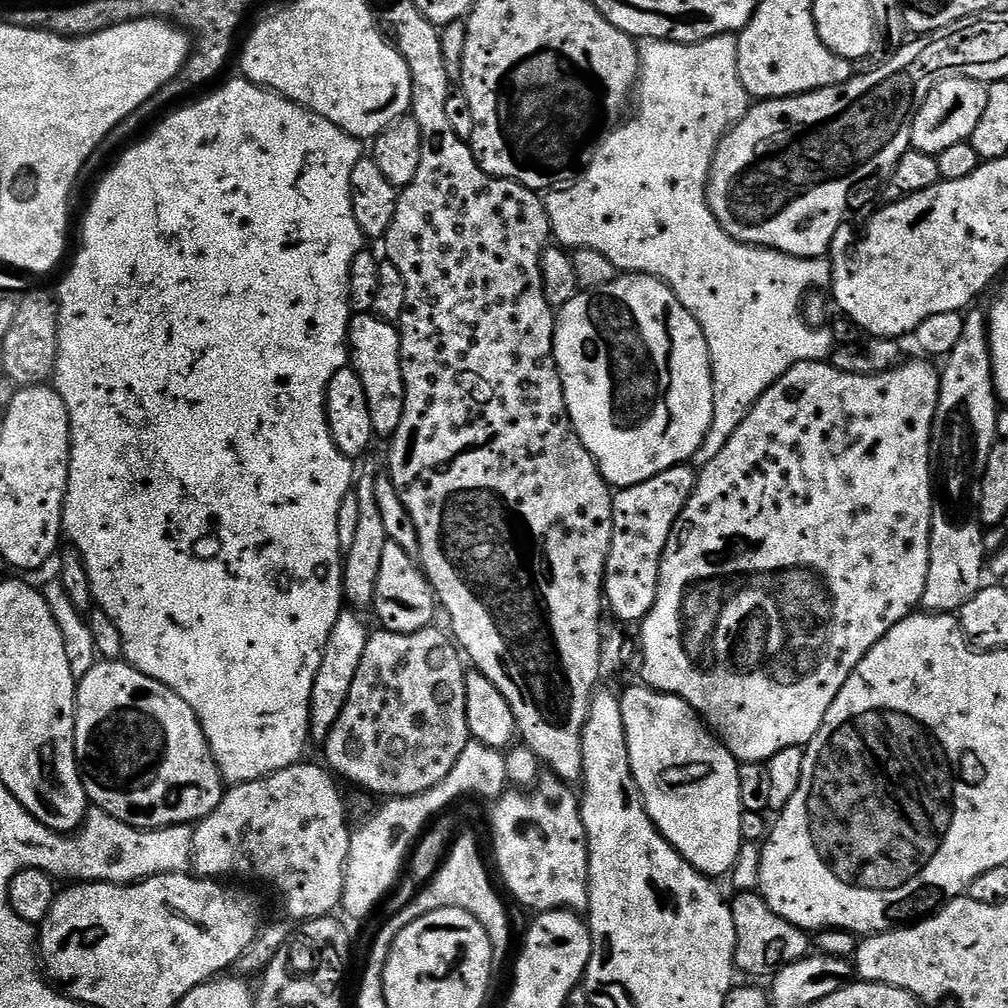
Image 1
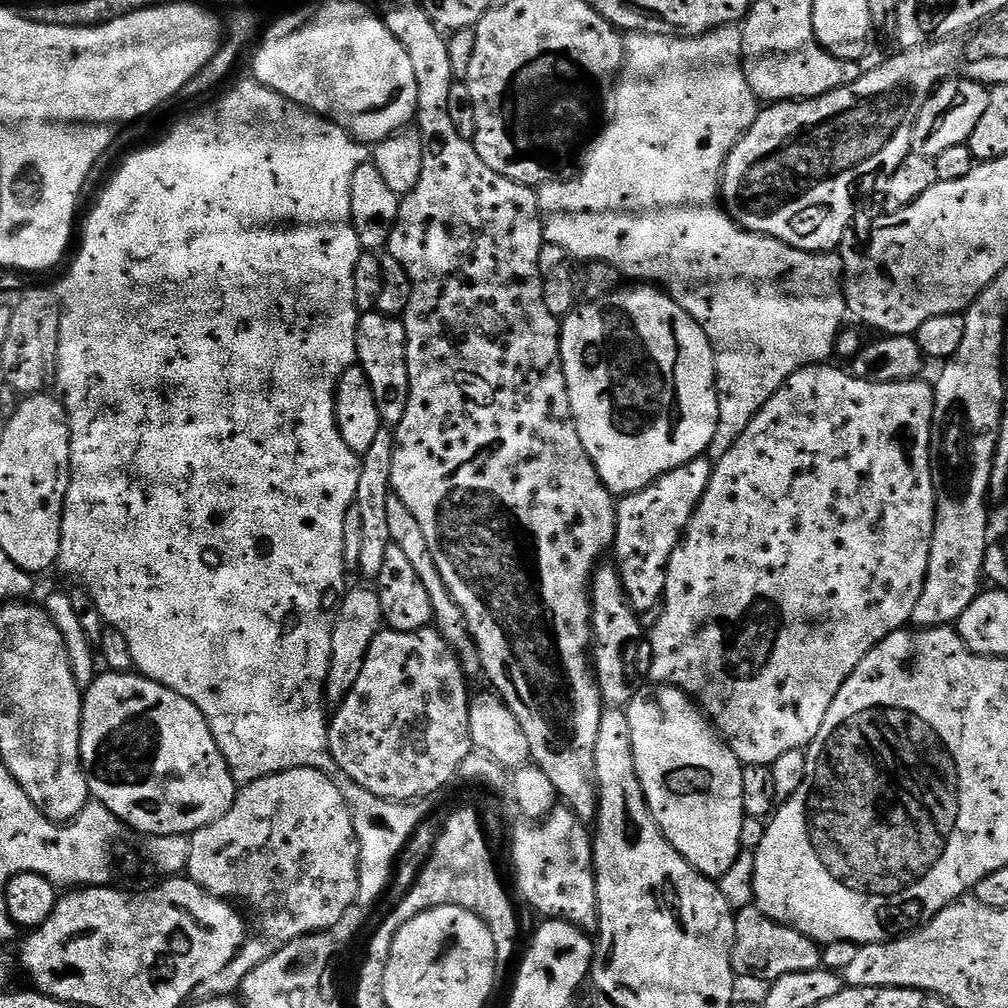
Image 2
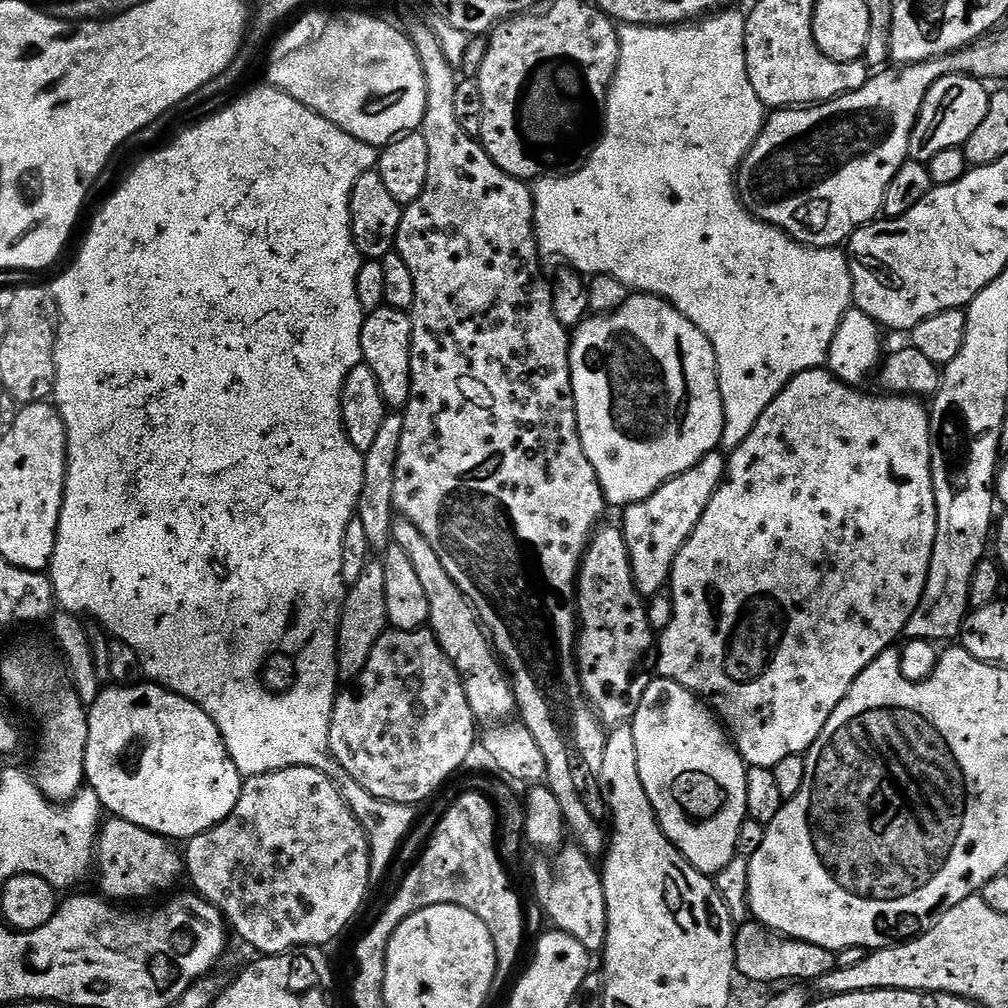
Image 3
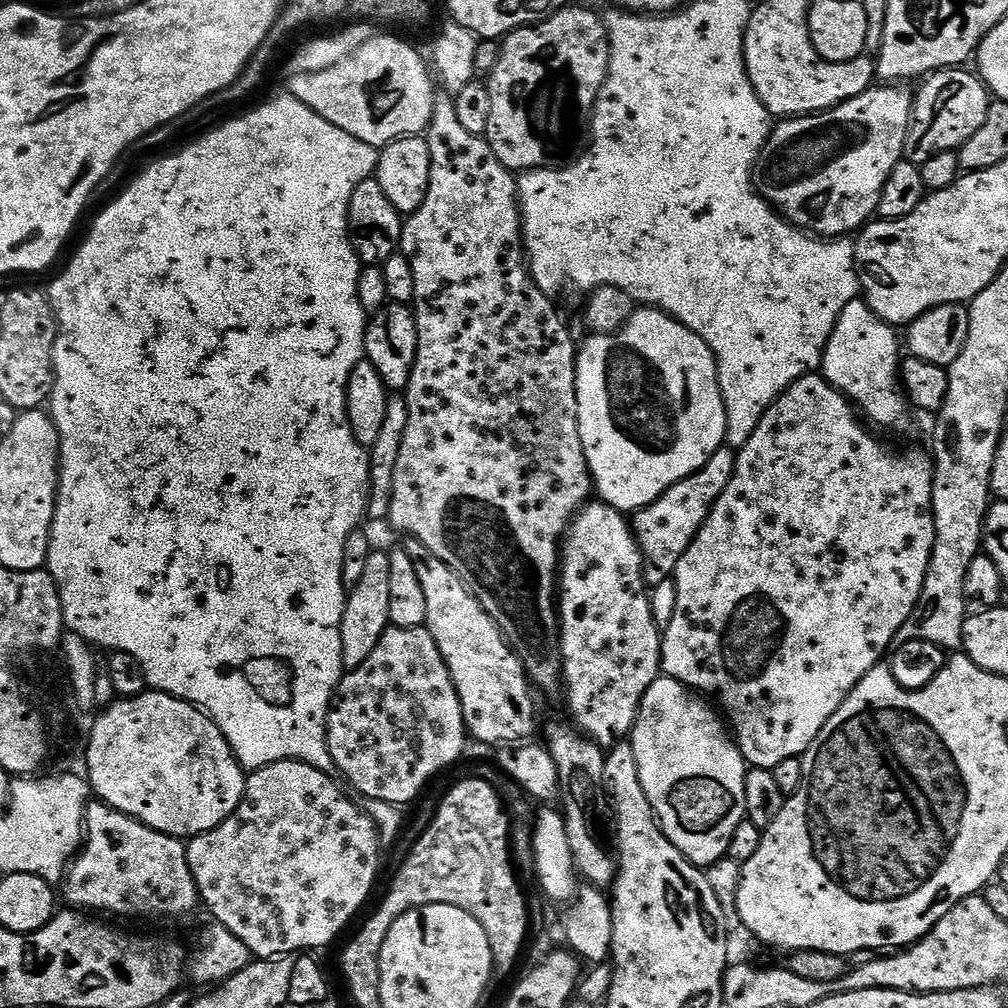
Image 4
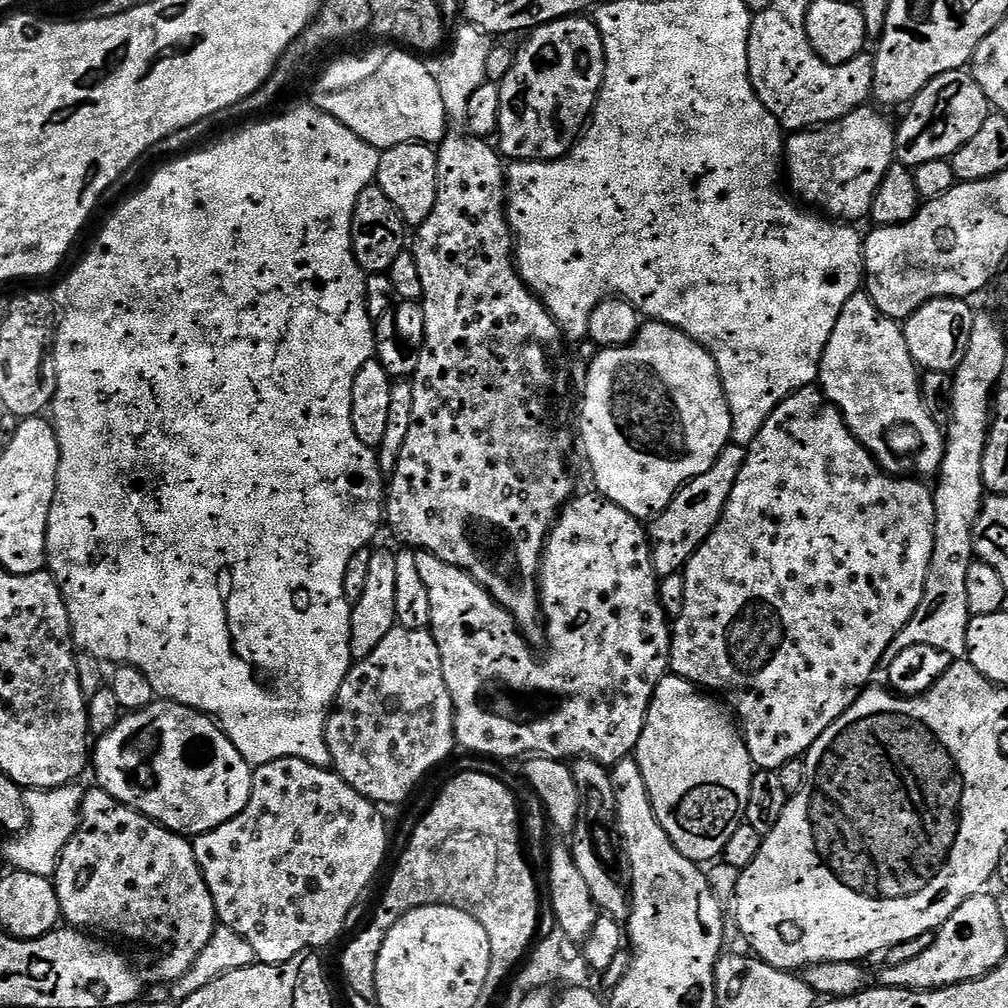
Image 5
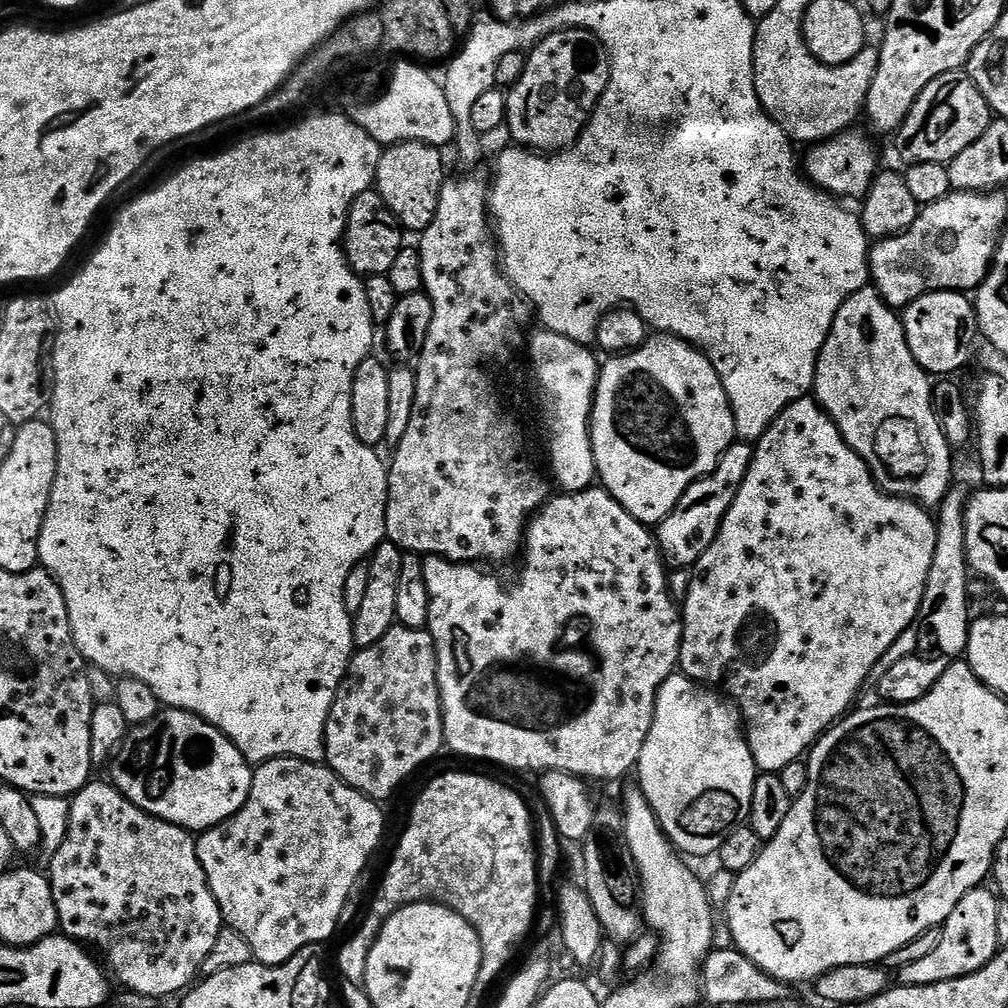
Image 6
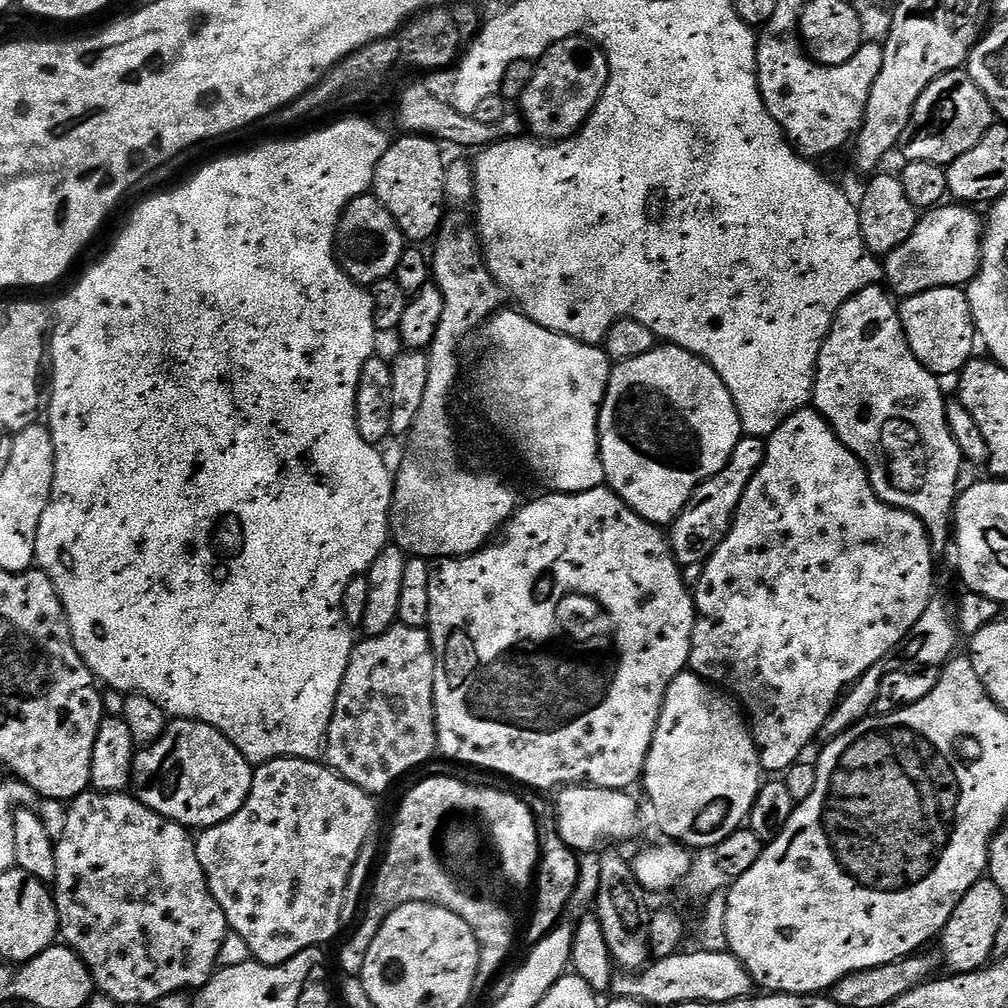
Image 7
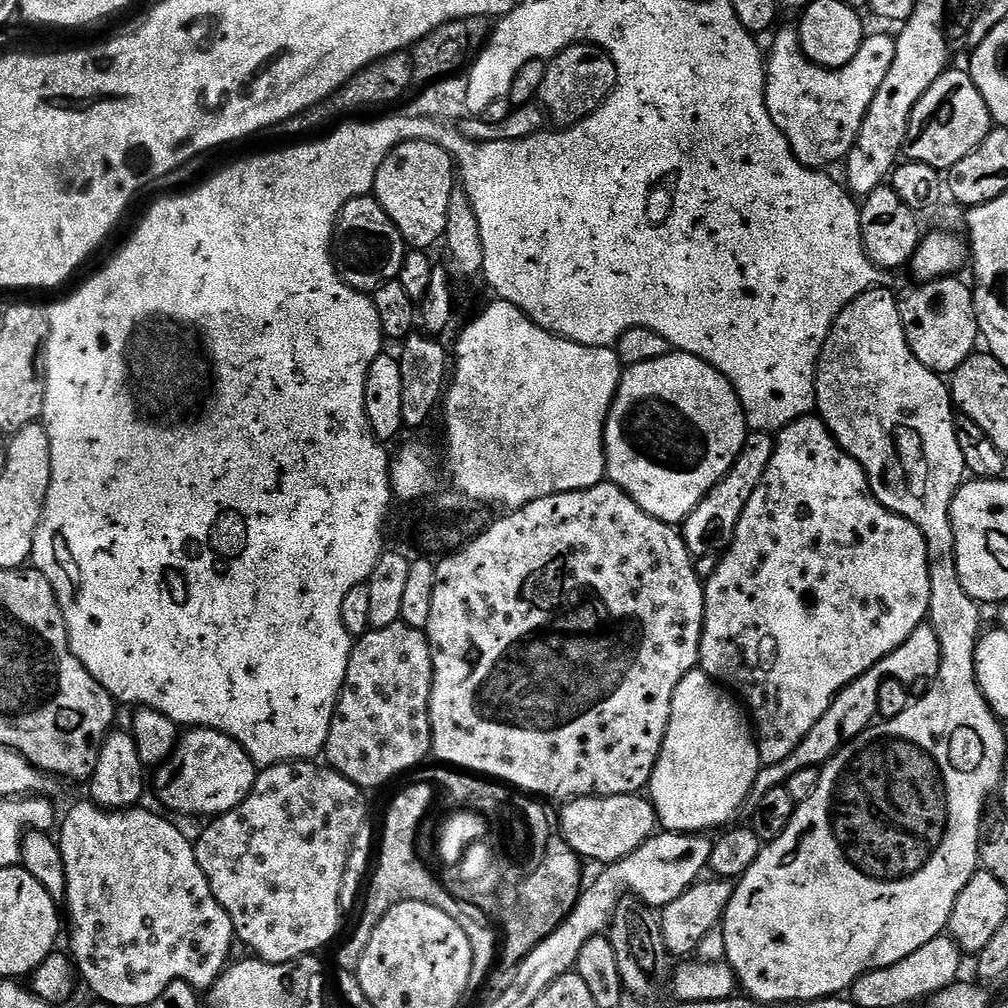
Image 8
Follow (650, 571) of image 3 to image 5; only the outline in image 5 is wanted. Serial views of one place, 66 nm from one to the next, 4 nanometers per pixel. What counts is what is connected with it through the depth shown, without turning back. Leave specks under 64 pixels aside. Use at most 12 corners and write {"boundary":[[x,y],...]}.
{"boundary":[[729,443],[647,525],[657,577],[683,573],[746,462]]}

